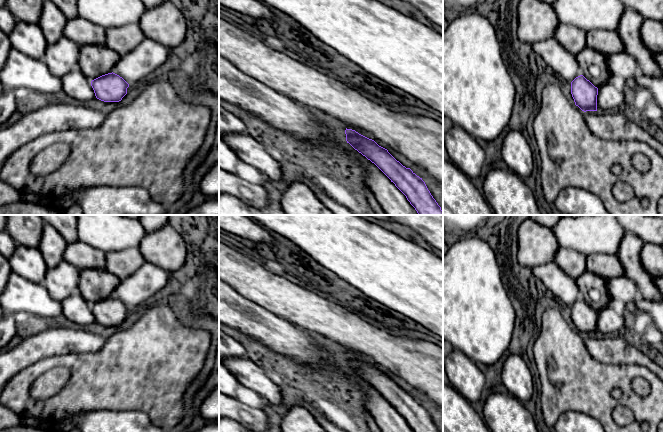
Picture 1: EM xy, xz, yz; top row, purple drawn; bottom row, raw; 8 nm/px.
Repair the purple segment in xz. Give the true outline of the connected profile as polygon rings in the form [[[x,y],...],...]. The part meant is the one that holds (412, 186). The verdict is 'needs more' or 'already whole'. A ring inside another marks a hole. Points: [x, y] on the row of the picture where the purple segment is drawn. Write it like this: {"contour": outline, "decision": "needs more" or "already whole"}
{"contour": [[[346,128],[345,134],[347,143],[374,163],[406,196],[419,215],[443,215],[425,182],[410,168],[403,166],[374,140],[355,130]]], "decision": "already whole"}

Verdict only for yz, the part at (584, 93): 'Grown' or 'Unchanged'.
Unchanged

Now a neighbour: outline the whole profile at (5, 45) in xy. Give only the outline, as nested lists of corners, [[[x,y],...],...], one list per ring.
[[[0,30],[0,70],[5,65],[11,49],[11,42],[8,35]]]

